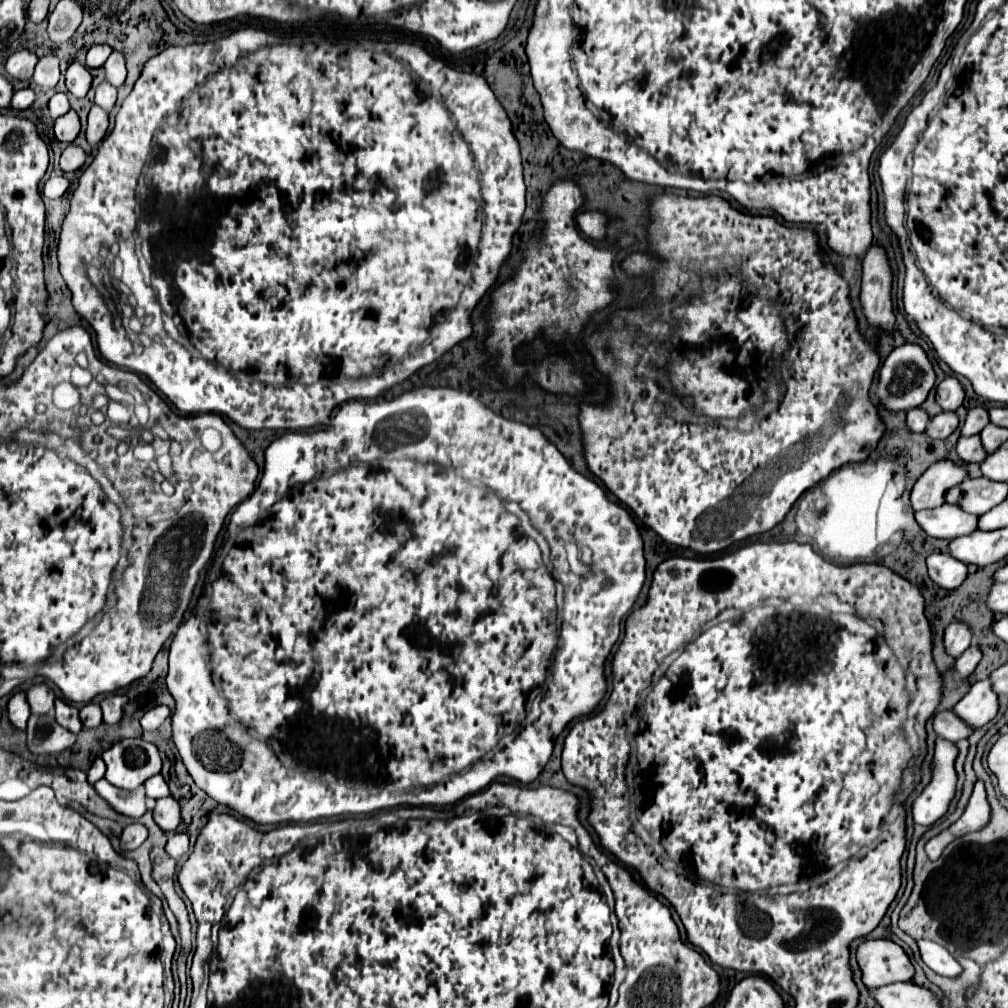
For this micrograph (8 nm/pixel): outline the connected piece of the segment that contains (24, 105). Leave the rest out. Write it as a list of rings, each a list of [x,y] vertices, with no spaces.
[[[22,89],[22,91],[16,91],[12,101],[10,101],[10,107],[16,109],[16,111],[22,111],[22,109],[28,109],[34,101],[34,91],[32,89]]]

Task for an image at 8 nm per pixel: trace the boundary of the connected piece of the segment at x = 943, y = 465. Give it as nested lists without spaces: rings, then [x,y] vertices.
[[[936,461],[916,481],[910,493],[912,509],[920,511],[940,507],[944,503],[944,493],[948,491],[948,487],[960,483],[960,479],[966,479],[964,467],[958,467],[952,461]]]

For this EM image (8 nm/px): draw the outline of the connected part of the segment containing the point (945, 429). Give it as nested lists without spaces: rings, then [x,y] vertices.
[[[938,413],[936,417],[930,419],[928,427],[926,427],[926,435],[932,439],[946,439],[954,429],[958,427],[958,417],[956,413]]]

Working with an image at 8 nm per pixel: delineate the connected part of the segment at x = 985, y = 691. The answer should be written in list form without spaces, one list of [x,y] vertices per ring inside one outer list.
[[[988,679],[976,681],[952,711],[956,711],[956,715],[972,729],[980,729],[982,725],[992,721],[998,713],[998,697],[990,689]]]

